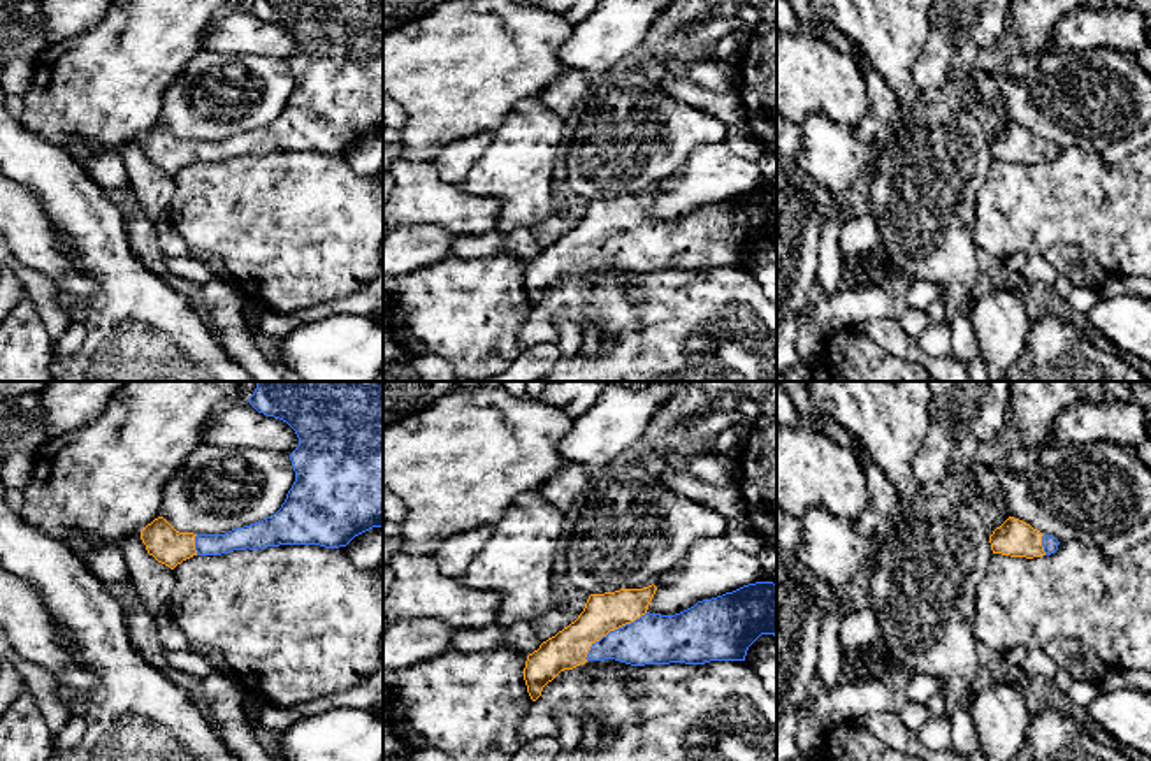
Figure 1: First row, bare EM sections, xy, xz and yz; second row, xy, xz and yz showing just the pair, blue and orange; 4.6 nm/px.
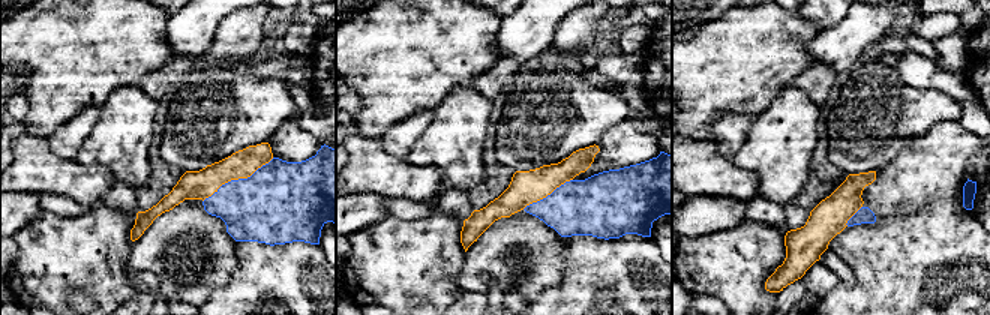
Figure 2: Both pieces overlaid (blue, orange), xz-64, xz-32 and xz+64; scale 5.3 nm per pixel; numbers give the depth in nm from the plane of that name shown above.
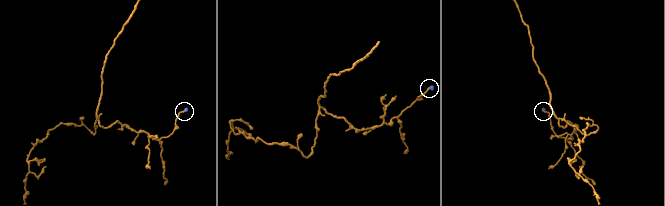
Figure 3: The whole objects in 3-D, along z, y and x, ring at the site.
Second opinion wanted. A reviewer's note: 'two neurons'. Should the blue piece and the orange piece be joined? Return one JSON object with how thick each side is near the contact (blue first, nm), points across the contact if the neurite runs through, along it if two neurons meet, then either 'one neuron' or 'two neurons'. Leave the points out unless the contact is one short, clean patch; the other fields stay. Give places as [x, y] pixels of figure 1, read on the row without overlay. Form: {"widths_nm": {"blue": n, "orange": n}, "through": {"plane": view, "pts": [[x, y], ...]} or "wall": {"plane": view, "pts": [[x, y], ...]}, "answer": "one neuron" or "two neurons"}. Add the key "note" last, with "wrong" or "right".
{"widths_nm": {"blue": 240, "orange": 180}, "answer": "one neuron", "note": "wrong"}

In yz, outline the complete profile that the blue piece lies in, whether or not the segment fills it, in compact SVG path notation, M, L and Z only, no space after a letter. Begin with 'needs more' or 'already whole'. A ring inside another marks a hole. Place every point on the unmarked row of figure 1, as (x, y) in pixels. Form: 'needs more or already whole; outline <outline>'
needs more; outline M1009 123L1000 134L993 137L989 149L993 160L1026 165L1051 162L1060 151L1054 142L1042 141L1030 130L1014 123Z

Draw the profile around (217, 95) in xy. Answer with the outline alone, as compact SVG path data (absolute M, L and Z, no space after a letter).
M200 49L165 90L162 123L179 139L225 141L274 121L293 88L288 60Z

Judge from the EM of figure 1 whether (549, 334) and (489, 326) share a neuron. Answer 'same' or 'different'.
different

